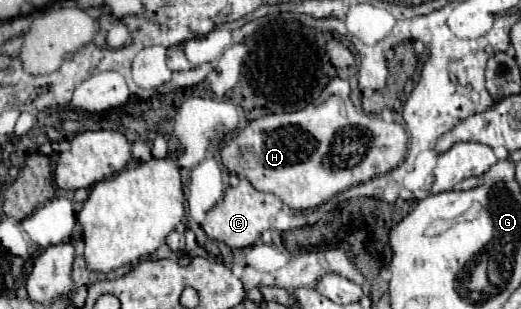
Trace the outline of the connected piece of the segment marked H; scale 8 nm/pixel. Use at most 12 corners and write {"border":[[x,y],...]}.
{"border":[[336,77],[250,121],[224,167],[294,211],[392,171],[398,123]]}

